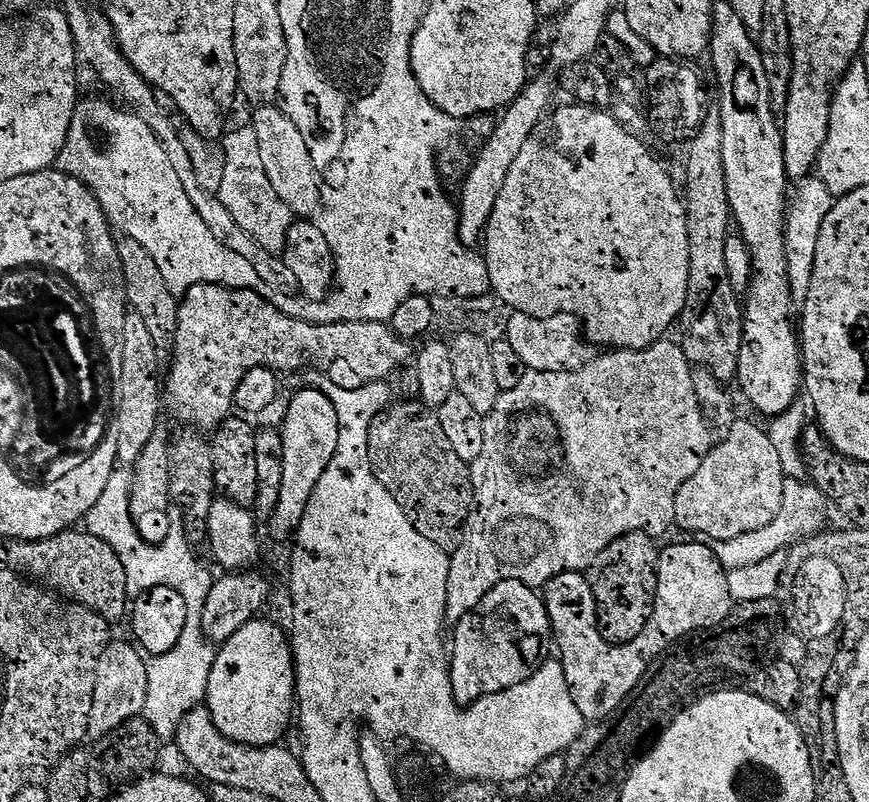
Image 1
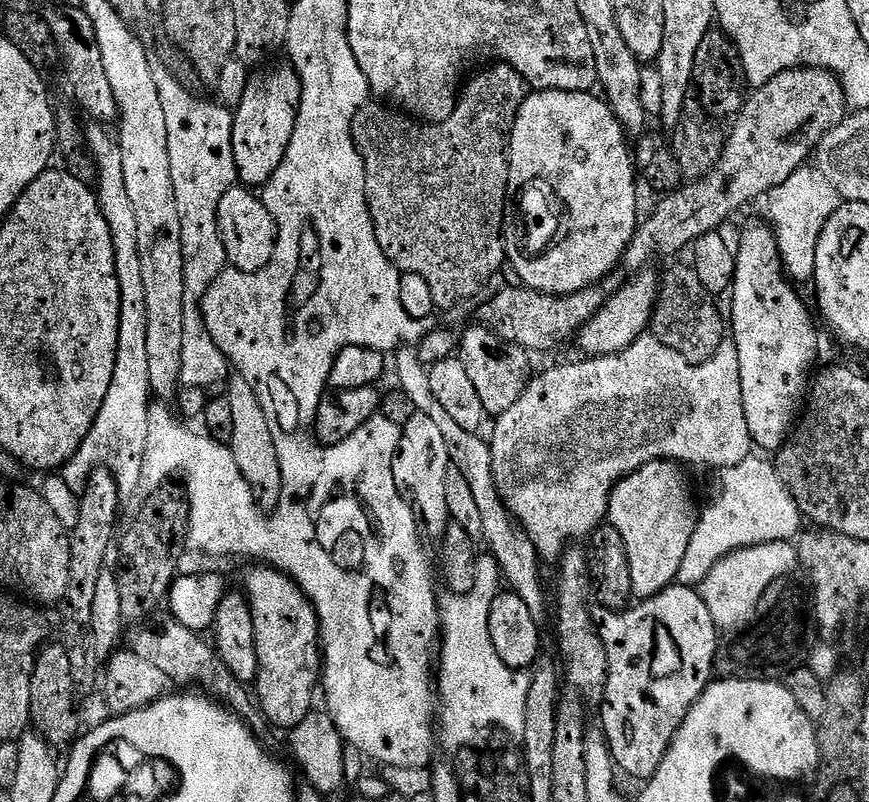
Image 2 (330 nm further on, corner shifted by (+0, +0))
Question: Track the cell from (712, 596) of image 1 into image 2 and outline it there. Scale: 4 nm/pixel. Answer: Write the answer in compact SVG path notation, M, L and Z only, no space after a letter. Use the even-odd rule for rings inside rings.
M673 586L648 600L640 600L627 610L612 610L605 616L608 617L598 624L609 658L608 687L598 708L600 720L604 723L602 733L608 741L617 769L623 775L625 772L628 776L637 776L641 782L647 782L668 753L674 734L682 726L686 714L710 683L709 677L696 673L696 668L708 668L711 664L713 667L717 663L718 629L714 618L710 618L710 610L706 610L706 602L692 586Z

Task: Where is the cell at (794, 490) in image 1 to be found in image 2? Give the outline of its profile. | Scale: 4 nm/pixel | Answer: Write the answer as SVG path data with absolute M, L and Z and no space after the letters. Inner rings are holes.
M753 454L738 466L723 473L724 489L720 497L700 512L700 521L690 540L690 550L682 560L677 579L684 586L699 586L731 552L753 548L759 544L773 544L779 540L792 542L801 535L802 513L790 490L782 482L771 459Z

